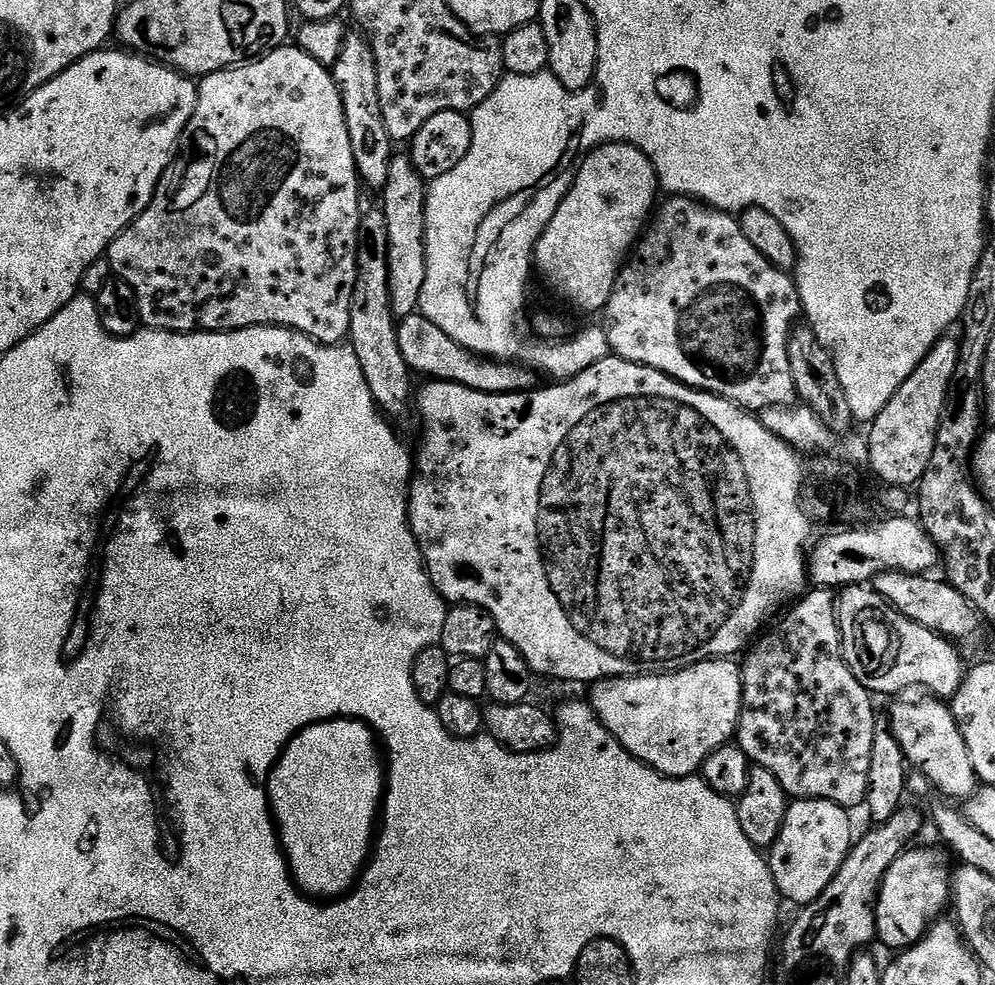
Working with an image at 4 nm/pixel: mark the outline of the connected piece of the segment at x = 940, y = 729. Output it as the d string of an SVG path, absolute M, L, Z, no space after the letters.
M900 698L895 701L897 702L896 705L892 708L892 720L890 719L890 727L892 730L892 733L894 734L894 738L898 738L898 742L902 746L902 750L904 751L904 756L907 758L909 765L915 771L921 772L922 775L927 778L929 785L934 786L935 791L936 788L938 791L941 792L944 796L949 796L949 801L952 802L963 802L968 799L969 796L973 796L973 794L976 792L978 787L978 781L976 778L976 772L974 769L972 769L972 763L970 762L970 754L968 753L968 747L966 746L966 742L962 738L962 734L960 733L960 727L956 724L956 719L952 716L952 710L951 707L943 699L940 698L924 698L928 700L904 700L908 698Z

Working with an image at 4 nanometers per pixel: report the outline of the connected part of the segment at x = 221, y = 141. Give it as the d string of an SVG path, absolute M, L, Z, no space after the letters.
M281 46L263 53L259 58L250 60L246 64L237 64L234 68L223 68L221 72L215 72L203 77L196 89L196 105L194 114L190 118L186 129L186 140L196 144L197 160L184 172L184 177L179 180L172 170L165 172L160 184L156 187L154 198L150 206L141 212L124 231L118 234L108 246L107 260L115 279L124 281L130 286L130 290L136 295L136 308L140 312L140 322L145 329L157 332L233 332L239 328L259 328L271 326L274 328L293 328L295 332L306 334L311 340L317 340L319 344L343 344L347 341L350 330L350 298L354 294L354 278L356 277L356 239L358 238L358 218L360 217L360 202L362 199L362 181L354 166L354 150L350 150L350 130L346 130L346 118L342 110L342 98L340 88L332 78L332 73L327 67L319 64L310 54L297 46Z

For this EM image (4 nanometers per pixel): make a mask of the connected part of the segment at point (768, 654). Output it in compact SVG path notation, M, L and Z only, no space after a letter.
M813 587L805 591L783 613L785 616L780 625L769 627L743 653L740 669L742 710L734 740L755 767L770 770L770 774L778 778L782 790L789 797L829 800L855 810L868 799L870 753L878 717L872 709L873 693L867 692L862 682L854 678L850 666L844 661L840 623L836 617L837 599L837 593L831 588Z

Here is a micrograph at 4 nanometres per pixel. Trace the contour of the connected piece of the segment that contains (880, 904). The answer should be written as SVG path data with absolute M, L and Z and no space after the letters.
M916 848L906 850L886 870L884 881L880 883L880 893L876 899L876 940L888 948L903 950L911 948L924 937L924 933L945 915L944 907L950 904L953 895L953 881L950 879L950 868L944 865L943 851L935 852L932 848Z

